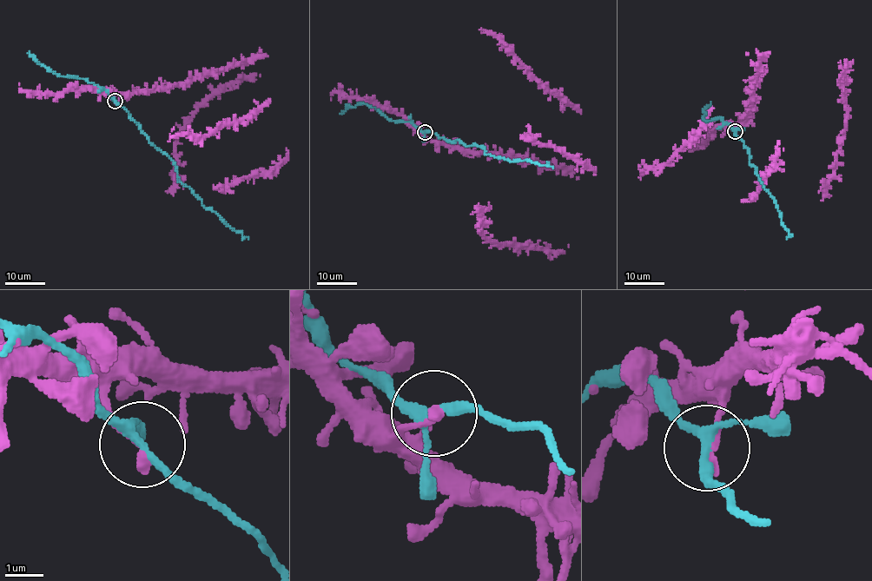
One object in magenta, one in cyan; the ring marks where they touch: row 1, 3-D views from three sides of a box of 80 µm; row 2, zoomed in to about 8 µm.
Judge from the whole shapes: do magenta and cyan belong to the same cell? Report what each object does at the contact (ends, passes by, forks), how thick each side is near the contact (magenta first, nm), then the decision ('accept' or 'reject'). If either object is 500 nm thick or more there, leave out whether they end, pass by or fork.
magenta ends; cyan forks; calibres 280 and 200 nm; accept

